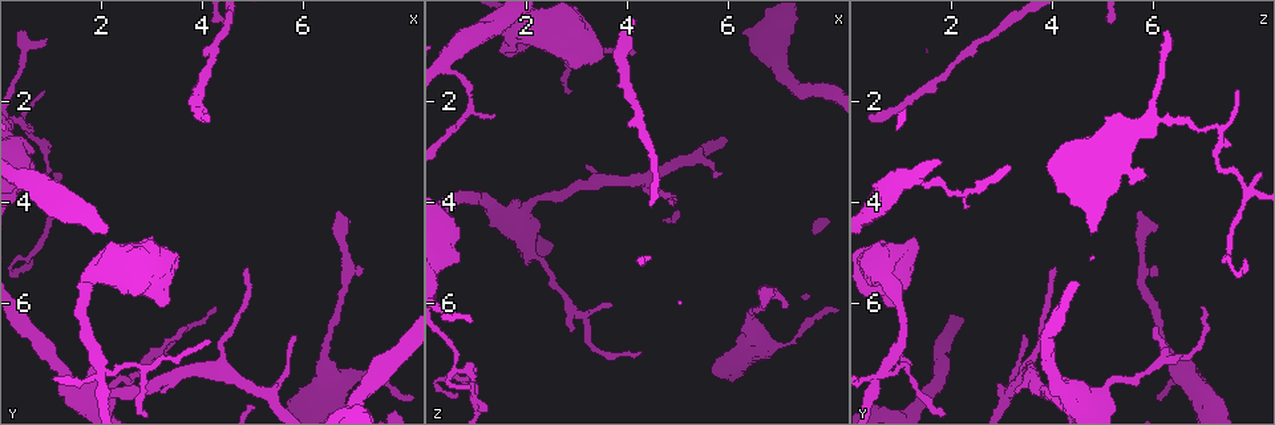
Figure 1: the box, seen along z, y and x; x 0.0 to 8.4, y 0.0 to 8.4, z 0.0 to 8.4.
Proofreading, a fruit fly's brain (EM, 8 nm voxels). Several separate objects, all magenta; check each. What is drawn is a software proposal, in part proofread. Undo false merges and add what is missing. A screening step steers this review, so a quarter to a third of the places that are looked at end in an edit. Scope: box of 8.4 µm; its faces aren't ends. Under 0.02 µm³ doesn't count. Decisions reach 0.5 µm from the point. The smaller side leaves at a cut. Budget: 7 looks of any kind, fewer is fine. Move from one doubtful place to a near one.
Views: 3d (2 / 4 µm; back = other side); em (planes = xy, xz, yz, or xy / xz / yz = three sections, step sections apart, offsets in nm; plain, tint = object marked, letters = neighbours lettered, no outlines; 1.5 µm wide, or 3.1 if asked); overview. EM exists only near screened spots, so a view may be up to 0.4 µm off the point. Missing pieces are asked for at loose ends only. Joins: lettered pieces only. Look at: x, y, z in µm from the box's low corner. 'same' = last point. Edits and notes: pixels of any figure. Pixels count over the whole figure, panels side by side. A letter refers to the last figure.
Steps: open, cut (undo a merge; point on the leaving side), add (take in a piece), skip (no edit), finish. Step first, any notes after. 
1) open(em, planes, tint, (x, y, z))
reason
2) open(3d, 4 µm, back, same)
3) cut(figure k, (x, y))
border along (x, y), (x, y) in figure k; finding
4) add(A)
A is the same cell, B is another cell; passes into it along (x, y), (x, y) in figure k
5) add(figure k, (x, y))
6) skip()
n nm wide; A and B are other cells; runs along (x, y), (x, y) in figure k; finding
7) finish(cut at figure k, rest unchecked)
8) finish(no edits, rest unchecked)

open(em, yz, step 4, letters, (0.85, 3.80, 2.20))
abrupt turn

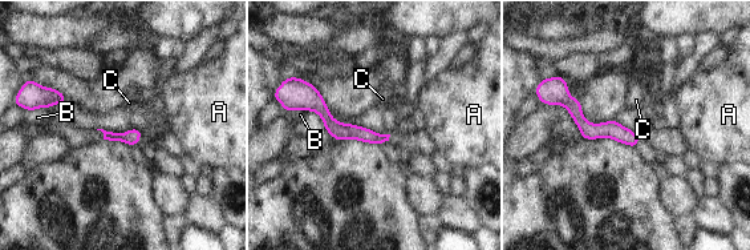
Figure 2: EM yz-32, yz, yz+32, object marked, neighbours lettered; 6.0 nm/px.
cut(figure 2, (132, 137))
90 nm wide; A, B and C are other cells; border along (120, 134), (124, 141) in figure 2; a second cell is stuck on

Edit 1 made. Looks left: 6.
open(3d, 4 µm, (0.95, 0.75, 6.40))
an open end

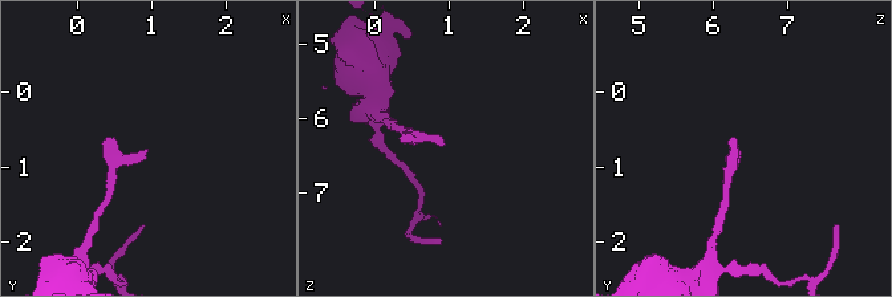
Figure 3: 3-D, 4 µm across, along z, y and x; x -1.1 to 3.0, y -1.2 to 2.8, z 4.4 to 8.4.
open(em, planes, letters, (0.95, 0.80, 6.35))

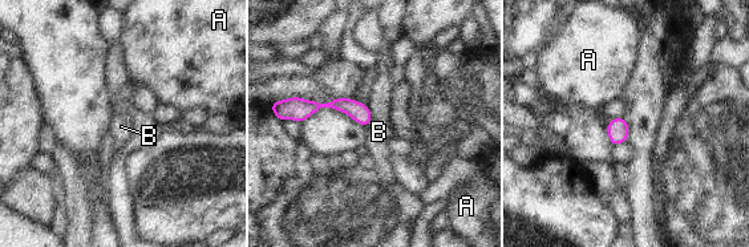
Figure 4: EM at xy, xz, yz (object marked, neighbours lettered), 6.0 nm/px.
skip()
A and B are other cells; border along (368, 105), (371, 121), (365, 126) in figure 4; none of them fits

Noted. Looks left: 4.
open(em, planes, letters, (6.70, 4.25, 5.70))
free end

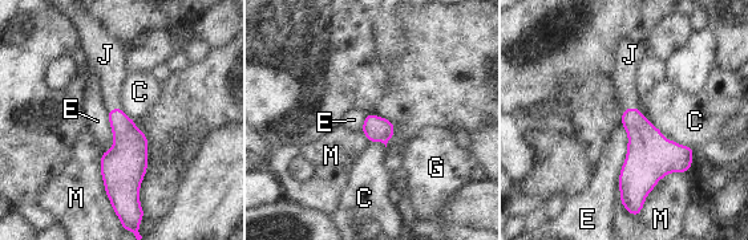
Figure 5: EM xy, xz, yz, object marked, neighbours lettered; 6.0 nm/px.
add(J)
C touches over 420 nm; J is the same cell, C, E, G and M are other cells; passes into it along (647, 145), (630, 108), (625, 78) in figure 5; it goes on there

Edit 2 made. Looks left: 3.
finish(cut at figure 2, add at figure 5, rest unchecked)

